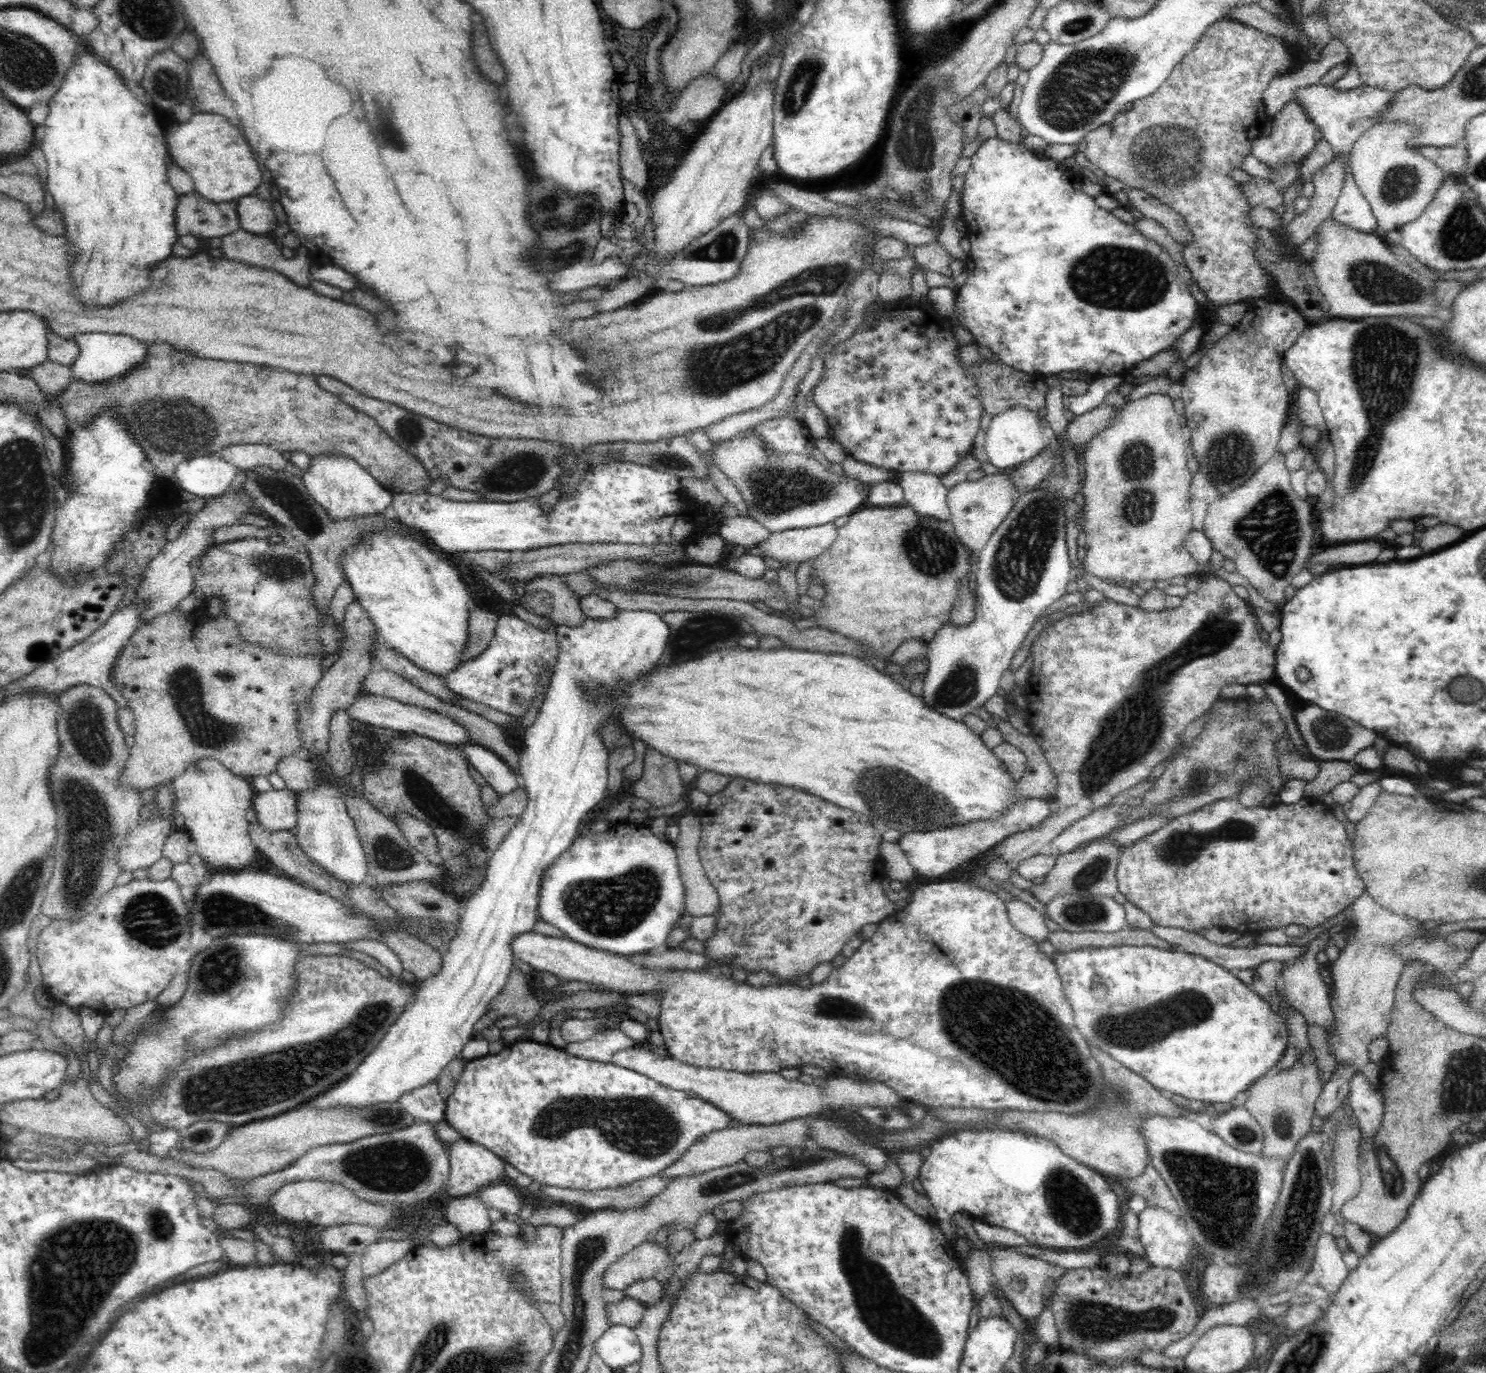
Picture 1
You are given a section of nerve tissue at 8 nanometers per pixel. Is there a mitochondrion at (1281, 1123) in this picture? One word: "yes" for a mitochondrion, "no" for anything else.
yes

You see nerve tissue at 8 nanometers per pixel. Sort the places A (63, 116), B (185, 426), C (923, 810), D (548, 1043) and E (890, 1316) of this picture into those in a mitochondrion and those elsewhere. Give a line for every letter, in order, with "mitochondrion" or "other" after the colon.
A: other
B: mitochondrion
C: mitochondrion
D: other
E: mitochondrion

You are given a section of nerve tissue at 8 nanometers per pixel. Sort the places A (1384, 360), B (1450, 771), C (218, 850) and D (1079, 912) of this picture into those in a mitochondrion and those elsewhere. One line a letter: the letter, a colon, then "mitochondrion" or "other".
A: mitochondrion
B: other
C: other
D: mitochondrion

